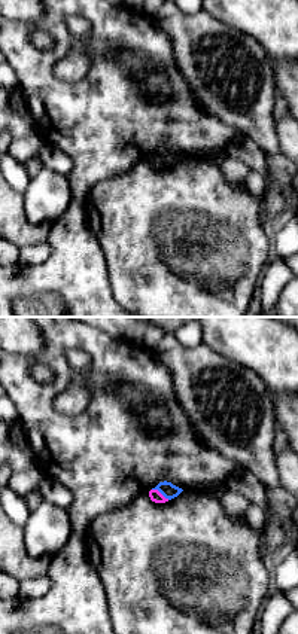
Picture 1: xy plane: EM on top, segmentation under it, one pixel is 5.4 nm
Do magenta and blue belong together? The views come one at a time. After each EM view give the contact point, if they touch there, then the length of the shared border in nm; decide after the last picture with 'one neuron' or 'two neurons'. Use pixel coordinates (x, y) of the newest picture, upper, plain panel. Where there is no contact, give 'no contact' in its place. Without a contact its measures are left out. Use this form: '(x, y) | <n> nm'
(160, 159) | 110 nm

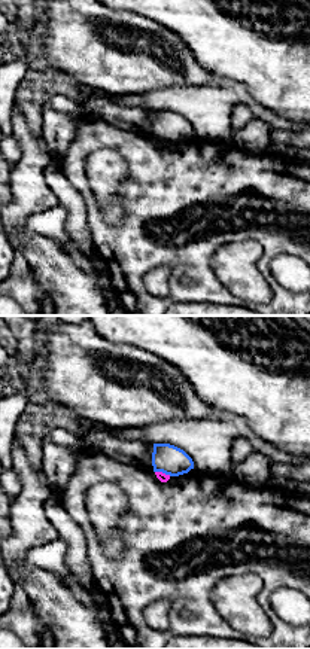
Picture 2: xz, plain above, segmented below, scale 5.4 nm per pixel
(161, 139) | 90 nm

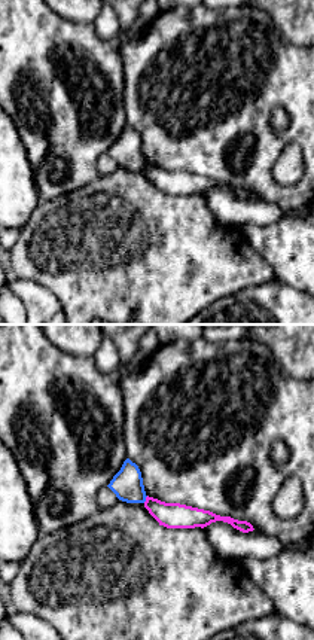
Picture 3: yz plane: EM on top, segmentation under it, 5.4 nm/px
(146, 165) | 50 nm

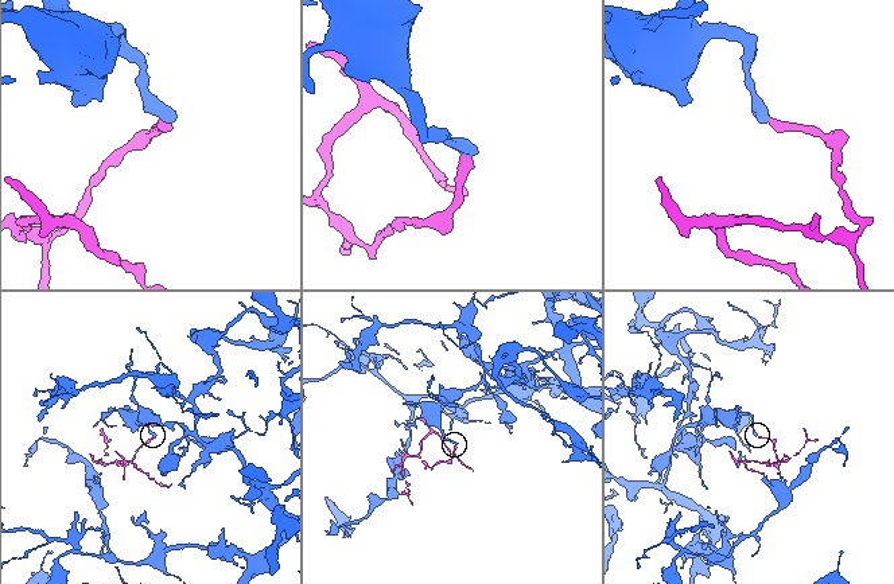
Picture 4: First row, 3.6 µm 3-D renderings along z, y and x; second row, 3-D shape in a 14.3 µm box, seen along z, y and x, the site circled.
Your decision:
two neurons

